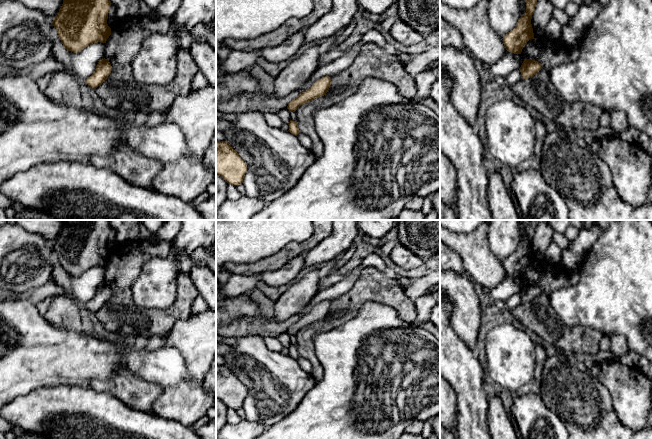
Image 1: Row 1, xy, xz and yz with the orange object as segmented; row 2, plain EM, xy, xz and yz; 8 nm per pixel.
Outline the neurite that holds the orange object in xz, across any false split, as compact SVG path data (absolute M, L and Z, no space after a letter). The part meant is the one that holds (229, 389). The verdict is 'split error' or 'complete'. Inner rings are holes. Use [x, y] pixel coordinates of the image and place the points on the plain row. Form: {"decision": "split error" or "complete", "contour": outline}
{"decision": "complete", "contour": "M216 364L216 398L228 408L238 410L243 407L247 389L226 365Z"}

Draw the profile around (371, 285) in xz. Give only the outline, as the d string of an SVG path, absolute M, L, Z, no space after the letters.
M372 266L363 268L345 294L330 300L331 309L324 320L312 323L295 335L299 356L312 364L310 375L316 382L323 378L324 369L316 357L314 338L352 320L366 302L372 301L394 308L407 323L414 323L418 317L415 303L408 298L396 279L388 272L381 272Z

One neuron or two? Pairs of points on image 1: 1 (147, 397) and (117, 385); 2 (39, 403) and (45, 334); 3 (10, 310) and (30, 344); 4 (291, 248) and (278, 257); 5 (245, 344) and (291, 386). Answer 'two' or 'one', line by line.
1: one
2: two
3: one
4: one
5: one

